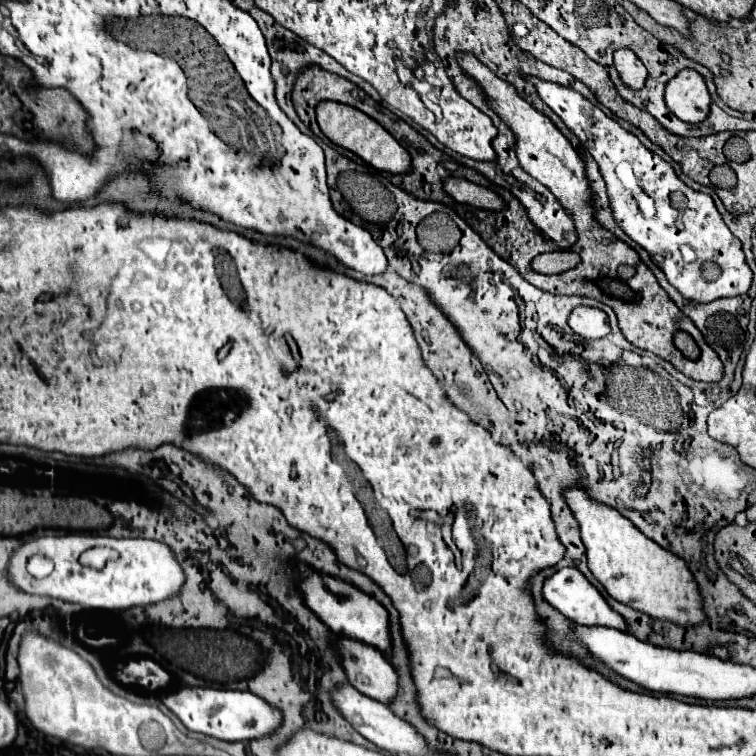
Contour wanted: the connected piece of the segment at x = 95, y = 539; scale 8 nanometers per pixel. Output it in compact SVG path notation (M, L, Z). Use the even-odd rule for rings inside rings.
M64 534L64 536L38 536L22 542L8 560L10 582L26 594L58 598L64 602L82 604L86 608L100 610L124 610L140 604L156 604L174 594L180 594L184 584L182 566L176 562L172 550L160 542L144 538L110 538L94 534ZM94 546L110 546L118 552L118 558L108 560L102 570L94 570L80 562L80 554ZM32 554L46 554L54 562L54 572L42 580L26 572L26 560Z

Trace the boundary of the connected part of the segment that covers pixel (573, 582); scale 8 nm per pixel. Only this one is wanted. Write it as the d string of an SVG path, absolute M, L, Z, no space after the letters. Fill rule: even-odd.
M562 568L562 570L558 570L550 580L546 580L542 592L544 592L544 598L556 610L560 610L566 618L574 620L580 626L608 626L608 628L616 628L620 632L628 632L626 620L616 610L612 610L608 606L608 602L600 596L600 592L576 568Z

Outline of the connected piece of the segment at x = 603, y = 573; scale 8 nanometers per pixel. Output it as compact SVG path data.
M570 486L564 492L564 500L580 524L588 568L612 598L652 618L672 620L676 624L698 624L704 620L696 580L682 558L660 548L616 508L596 502L580 486Z

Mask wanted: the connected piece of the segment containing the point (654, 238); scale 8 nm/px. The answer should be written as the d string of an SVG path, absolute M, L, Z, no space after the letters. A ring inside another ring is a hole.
M548 92L548 106L580 138L582 146L598 162L620 228L626 228L624 232L650 254L652 262L666 274L666 280L686 300L712 302L716 298L742 296L748 292L752 270L744 260L742 244L732 236L708 194L688 188L674 174L668 162L664 162L658 154L652 154L648 148L640 148L640 140L588 140L588 130L594 130L594 124L588 126L588 108L576 108L576 96L568 96L568 92L564 92L564 96L560 96L560 92ZM684 242L696 252L696 260L690 264L682 260L678 250L678 246ZM704 262L714 262L720 266L720 276L716 280L704 280Z

